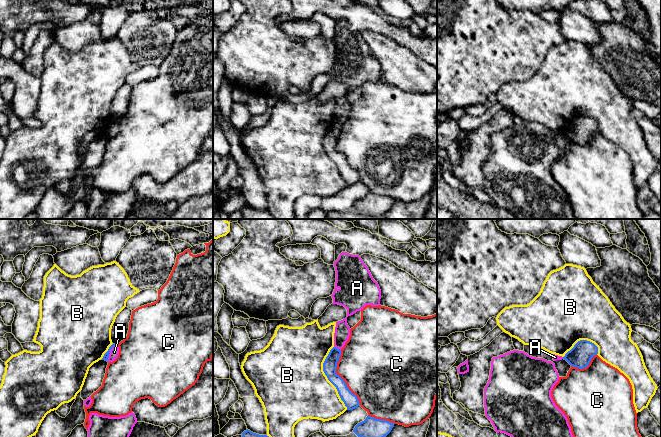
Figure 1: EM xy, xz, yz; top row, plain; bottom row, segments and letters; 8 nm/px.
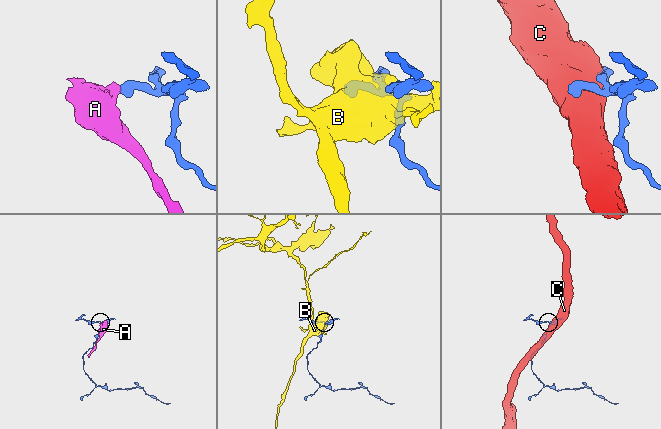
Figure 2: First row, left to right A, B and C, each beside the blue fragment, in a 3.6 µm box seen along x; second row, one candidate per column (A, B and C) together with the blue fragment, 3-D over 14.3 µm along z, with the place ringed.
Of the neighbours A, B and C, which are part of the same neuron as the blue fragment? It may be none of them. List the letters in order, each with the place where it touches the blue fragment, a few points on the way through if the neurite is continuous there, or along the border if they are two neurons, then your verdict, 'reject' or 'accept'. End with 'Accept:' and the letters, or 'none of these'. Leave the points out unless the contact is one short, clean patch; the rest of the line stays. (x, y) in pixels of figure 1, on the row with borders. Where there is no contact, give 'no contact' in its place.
A: contact xy (109, 353); border xy (115, 345), (110, 350), (107, 361); reject
B: contact xz (327, 377); reject
C: contact xz (340, 377); reject
Accept: none of these

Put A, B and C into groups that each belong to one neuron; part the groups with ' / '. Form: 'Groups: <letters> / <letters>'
Groups: A / B / C

